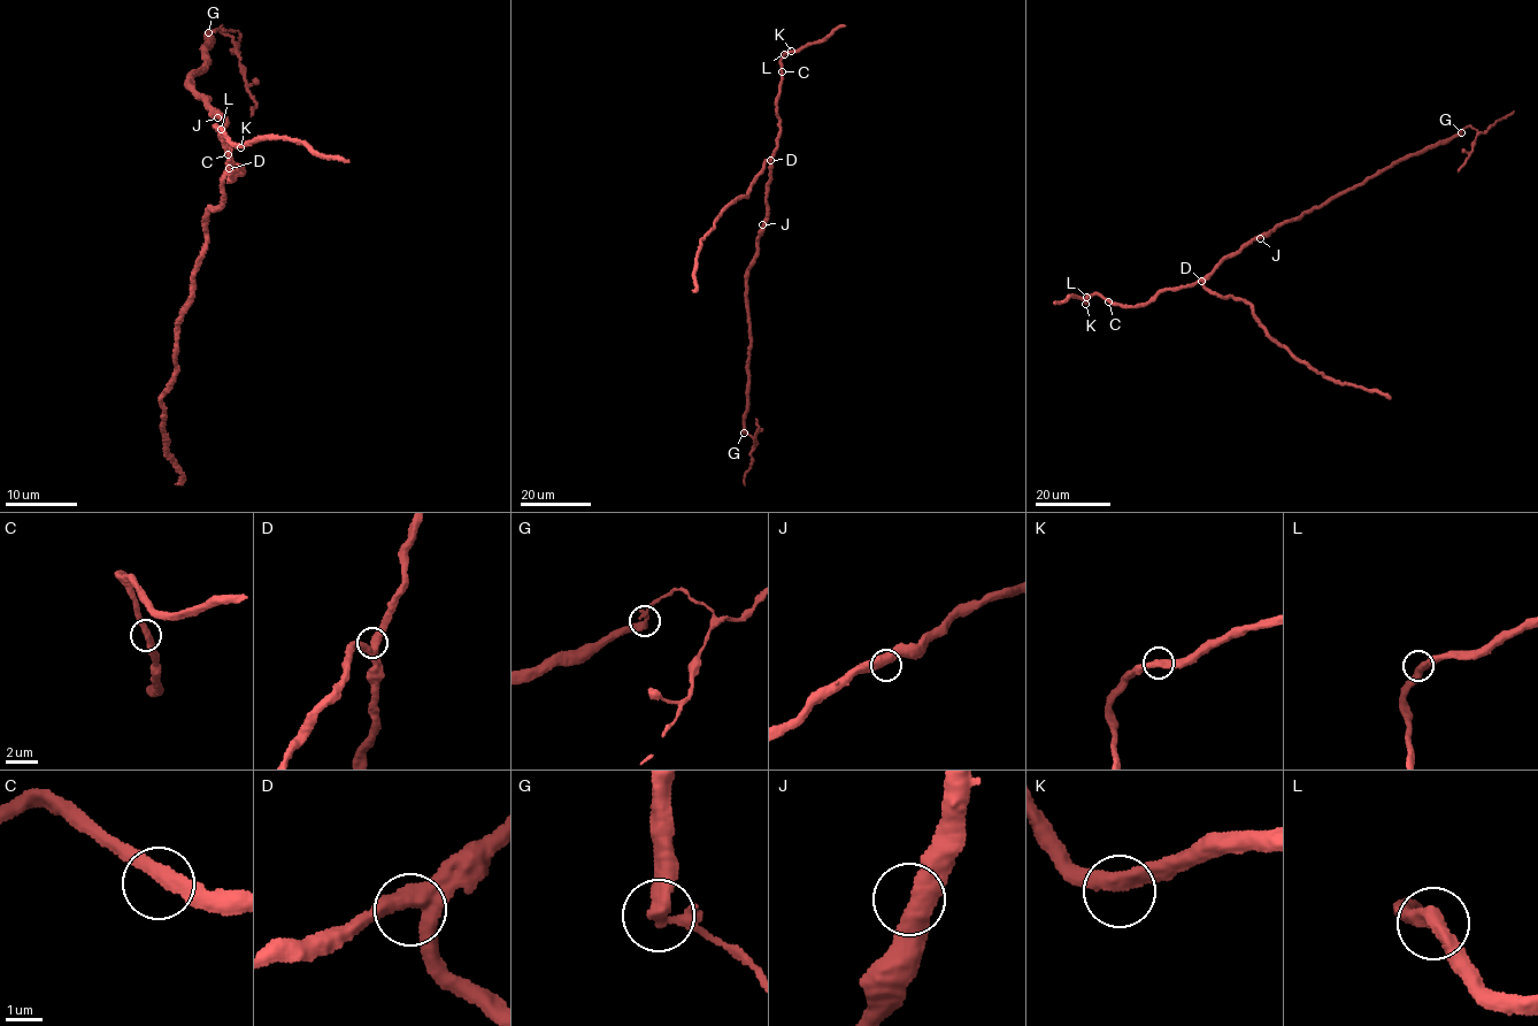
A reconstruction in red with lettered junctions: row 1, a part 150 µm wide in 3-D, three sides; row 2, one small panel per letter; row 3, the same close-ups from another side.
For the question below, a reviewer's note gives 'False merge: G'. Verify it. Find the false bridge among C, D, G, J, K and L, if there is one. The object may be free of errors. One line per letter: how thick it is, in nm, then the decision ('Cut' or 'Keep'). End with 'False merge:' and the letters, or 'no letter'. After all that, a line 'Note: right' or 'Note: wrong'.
C: Thickness 360 nm. Keep
D: Thickness 440 nm. Keep
G: Thickness 320 nm. Cut
J: Thickness 500 nm. Keep
K: Thickness 400 nm. Keep
L: Thickness 420 nm. Keep
False merge: G
Note: right

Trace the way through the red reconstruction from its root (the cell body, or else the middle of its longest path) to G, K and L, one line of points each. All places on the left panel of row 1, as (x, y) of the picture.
G: (220, 113), (190, 84), (209, 63), (205, 48), (213, 44), (208, 31)
K: (220, 113), (229, 163), (243, 170), (239, 163), (233, 168), (231, 178), (216, 127), (240, 147)
L: (220, 113), (229, 163), (243, 170), (239, 163), (233, 168), (235, 178), (215, 125), (221, 129)

